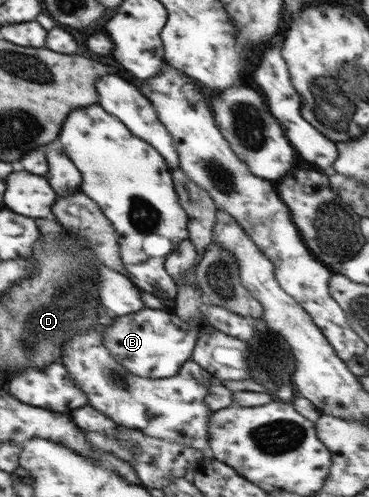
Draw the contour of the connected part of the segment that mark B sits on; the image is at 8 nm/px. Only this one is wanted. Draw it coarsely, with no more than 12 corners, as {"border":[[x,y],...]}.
{"border":[[142,308],[115,316],[109,352],[164,380],[191,359],[207,319]]}

